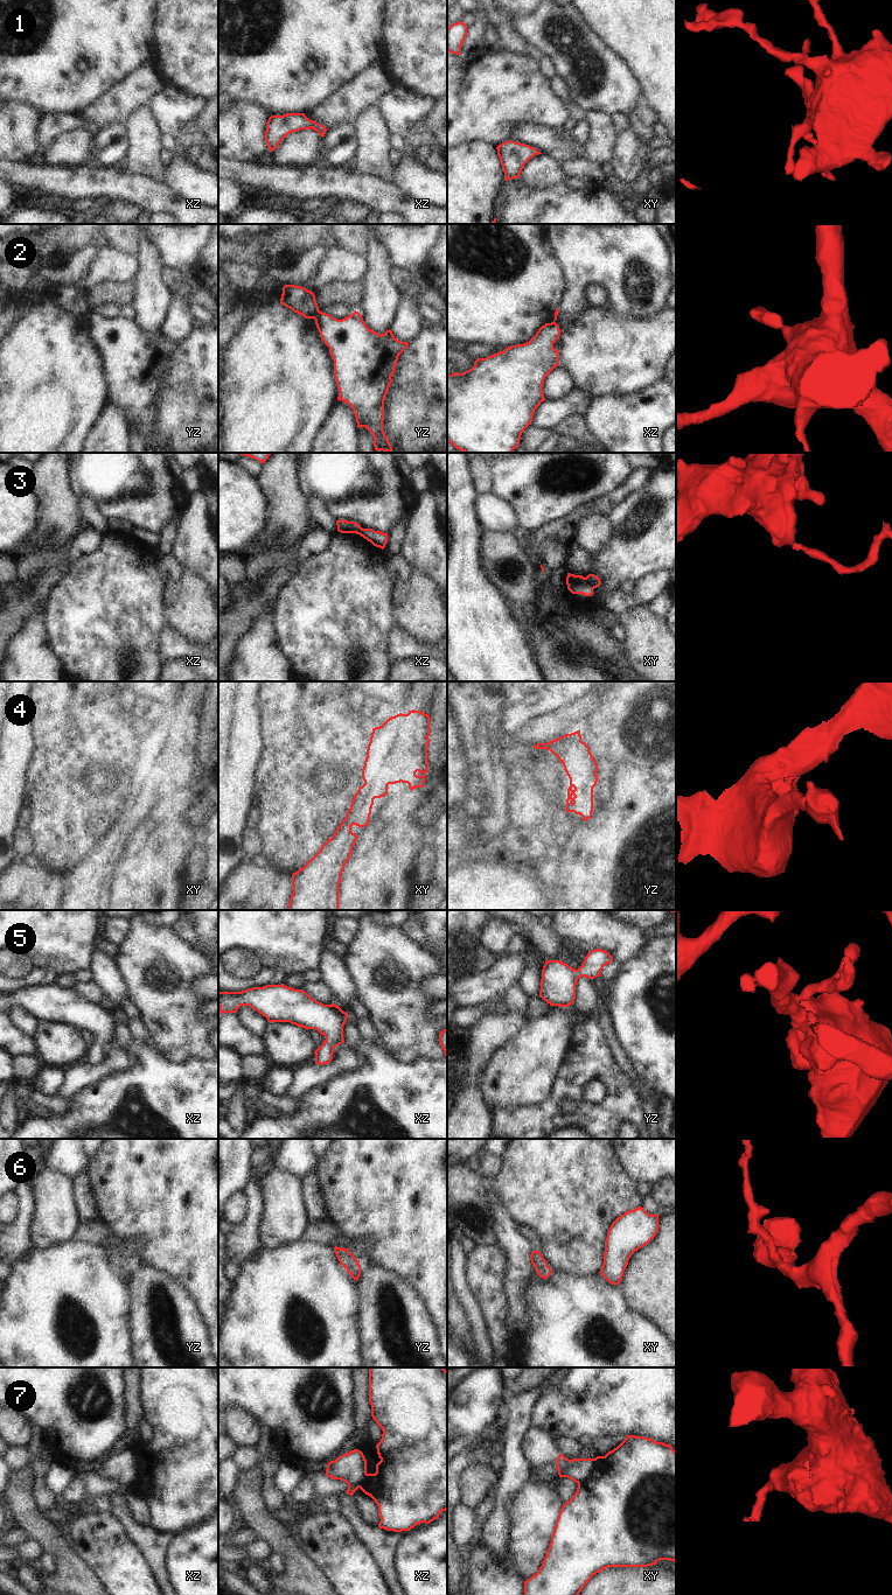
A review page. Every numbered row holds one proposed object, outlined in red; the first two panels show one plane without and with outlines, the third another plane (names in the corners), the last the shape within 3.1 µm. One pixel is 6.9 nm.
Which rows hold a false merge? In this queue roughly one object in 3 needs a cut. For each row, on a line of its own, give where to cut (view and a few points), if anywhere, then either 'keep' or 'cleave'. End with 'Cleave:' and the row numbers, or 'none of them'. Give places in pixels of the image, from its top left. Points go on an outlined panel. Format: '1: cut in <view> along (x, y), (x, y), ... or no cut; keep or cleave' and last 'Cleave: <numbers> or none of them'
1: no cut; keep
2: cut in yz along (320, 312), (314, 319); cleave
3: cut in xy along (585, 578), (592, 589); cleave
4: no cut; keep
5: no cut; keep
6: no cut; keep
7: cut in xy along (594, 1459), (592, 1473), (578, 1484); cleave
Cleave: 2, 3, 7

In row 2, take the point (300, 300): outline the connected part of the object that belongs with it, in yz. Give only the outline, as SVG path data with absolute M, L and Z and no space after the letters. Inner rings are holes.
M285 285L280 303L305 319L315 320L320 313L314 293L301 286Z

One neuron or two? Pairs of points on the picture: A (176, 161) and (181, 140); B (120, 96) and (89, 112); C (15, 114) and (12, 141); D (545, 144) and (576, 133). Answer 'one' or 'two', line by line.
A: two
B: one
C: one
D: two

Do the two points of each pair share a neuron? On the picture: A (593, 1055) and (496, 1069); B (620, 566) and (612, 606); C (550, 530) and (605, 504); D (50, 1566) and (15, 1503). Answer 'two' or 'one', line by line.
A: two
B: two
C: one
D: two

